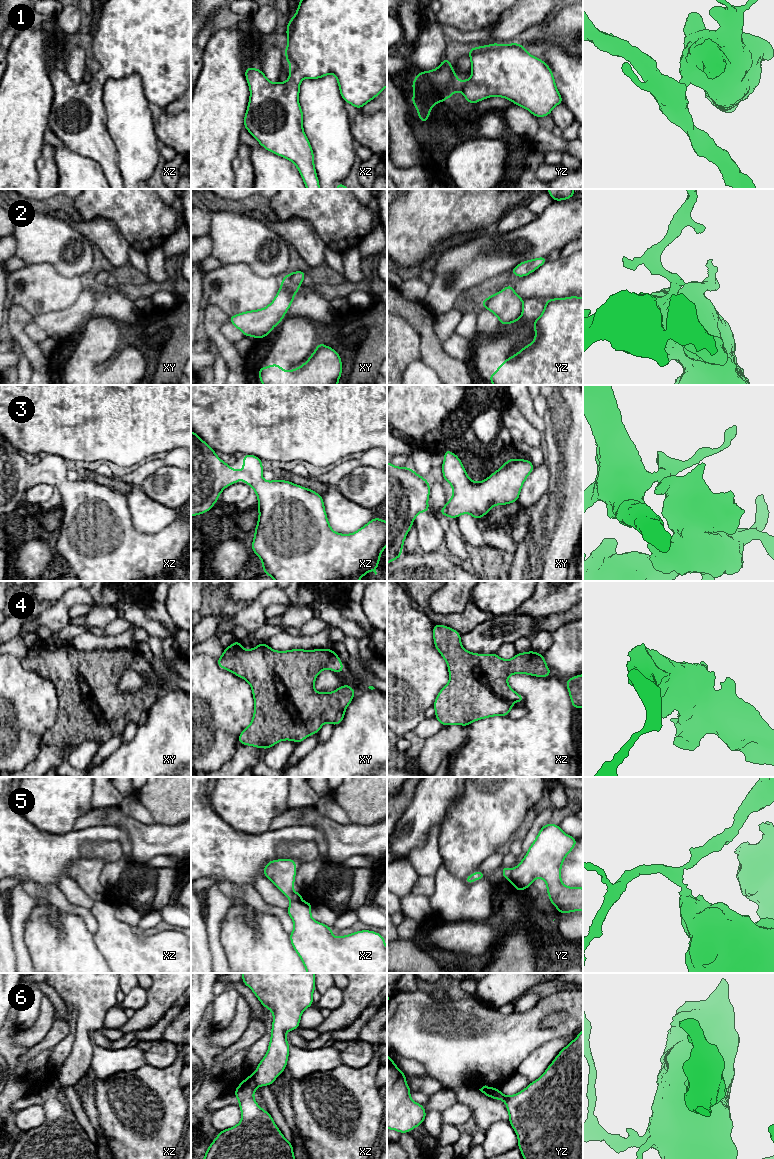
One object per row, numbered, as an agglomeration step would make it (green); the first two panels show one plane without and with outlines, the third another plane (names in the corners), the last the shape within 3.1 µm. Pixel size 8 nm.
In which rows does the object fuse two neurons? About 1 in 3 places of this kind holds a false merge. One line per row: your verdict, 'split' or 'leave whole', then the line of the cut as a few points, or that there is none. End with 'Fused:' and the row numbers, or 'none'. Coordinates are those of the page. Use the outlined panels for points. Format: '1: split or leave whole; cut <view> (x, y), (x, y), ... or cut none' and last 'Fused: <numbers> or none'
1: leave whole; cut none
2: leave whole; cut none
3: leave whole; cut none
4: leave whole; cut none
5: split; cut xz (299, 900), (291, 902)
6: split; cut xz (252, 1075), (258, 1085)
Fused: 5, 6

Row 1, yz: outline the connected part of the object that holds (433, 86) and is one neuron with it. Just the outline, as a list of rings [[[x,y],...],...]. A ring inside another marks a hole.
[[[492,43],[468,49],[468,53],[472,71],[470,79],[460,81],[457,78],[449,57],[446,57],[435,70],[417,73],[411,85],[415,91],[411,99],[422,124],[427,123],[432,107],[438,102],[445,102],[456,90],[462,93],[469,104],[498,96],[527,109],[536,118],[550,115],[555,106],[563,103],[549,66],[543,60],[529,54],[522,44]]]

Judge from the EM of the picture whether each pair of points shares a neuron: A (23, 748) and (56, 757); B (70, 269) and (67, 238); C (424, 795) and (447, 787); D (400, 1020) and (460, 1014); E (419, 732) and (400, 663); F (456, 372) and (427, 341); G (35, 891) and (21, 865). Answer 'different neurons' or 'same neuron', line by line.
A: different neurons
B: same neuron
C: same neuron
D: same neuron
E: different neurons
F: same neuron
G: different neurons

